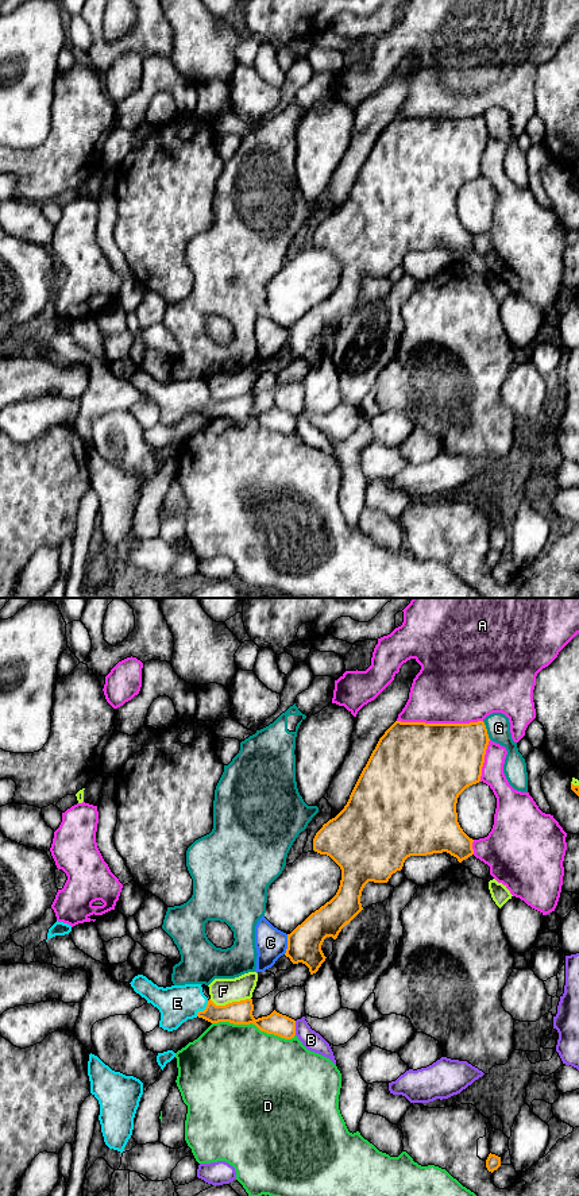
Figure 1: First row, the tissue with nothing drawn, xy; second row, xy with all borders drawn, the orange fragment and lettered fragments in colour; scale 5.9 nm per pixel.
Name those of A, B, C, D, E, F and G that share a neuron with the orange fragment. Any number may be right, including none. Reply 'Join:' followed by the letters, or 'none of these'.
Join: E

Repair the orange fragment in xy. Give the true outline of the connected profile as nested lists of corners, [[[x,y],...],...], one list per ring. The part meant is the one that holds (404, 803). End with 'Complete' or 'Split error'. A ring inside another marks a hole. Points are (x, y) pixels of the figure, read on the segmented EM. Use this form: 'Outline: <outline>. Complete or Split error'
Outline: [[[395,721],[379,738],[363,768],[344,809],[316,833],[313,850],[329,856],[341,869],[336,895],[312,913],[301,925],[287,934],[285,956],[293,964],[302,962],[310,975],[316,973],[325,956],[321,945],[327,937],[337,938],[341,929],[362,910],[360,896],[368,881],[387,883],[393,873],[401,871],[410,856],[426,856],[447,852],[459,863],[474,854],[472,842],[458,822],[456,803],[459,795],[480,782],[489,734],[483,721],[470,724],[425,724]]]. Complete

